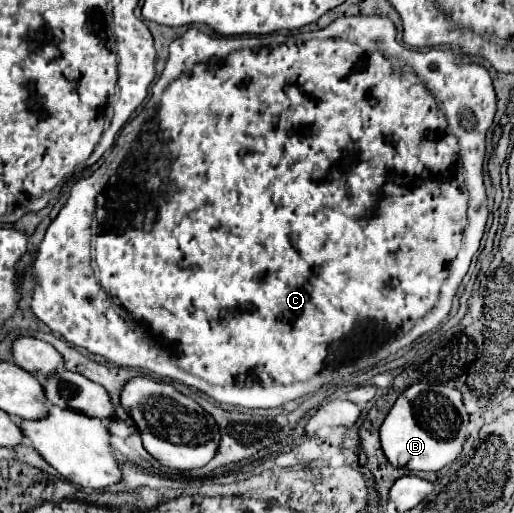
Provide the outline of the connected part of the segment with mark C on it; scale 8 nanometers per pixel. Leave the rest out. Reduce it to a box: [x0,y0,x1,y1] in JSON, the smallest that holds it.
[32,16,496,408]

